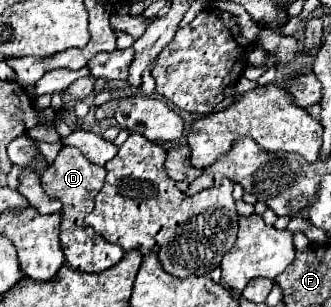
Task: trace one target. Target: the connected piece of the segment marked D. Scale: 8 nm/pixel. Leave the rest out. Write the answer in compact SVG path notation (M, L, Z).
M64 146L54 160L52 166L42 174L42 188L50 198L56 198L62 202L62 232L60 232L60 244L66 256L66 264L78 272L104 272L110 266L118 264L124 256L124 250L116 244L106 242L102 236L98 236L92 228L84 226L84 218L94 208L94 198L104 186L106 170L102 166L92 164L78 148Z

